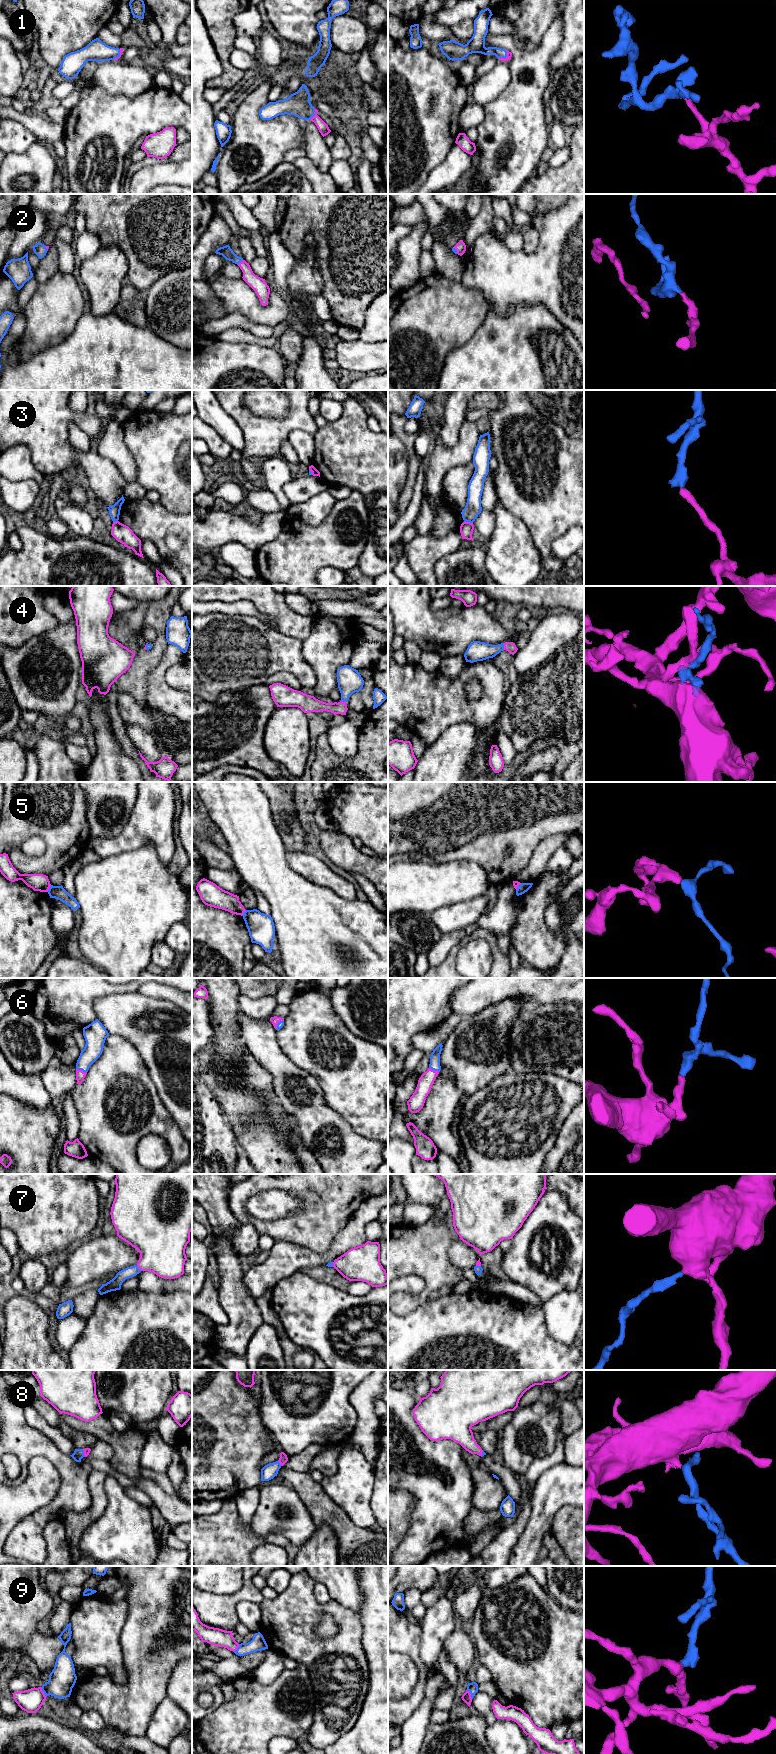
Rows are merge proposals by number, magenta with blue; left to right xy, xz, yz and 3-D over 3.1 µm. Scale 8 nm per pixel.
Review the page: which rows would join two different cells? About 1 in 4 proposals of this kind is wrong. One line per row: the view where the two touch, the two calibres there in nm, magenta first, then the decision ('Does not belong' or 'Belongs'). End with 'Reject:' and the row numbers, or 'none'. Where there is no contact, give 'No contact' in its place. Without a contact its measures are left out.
1: Touches magenta in yz. Thickness 50 nm (magenta) against 130 nm. Belongs
2: Touches magenta in xz. Thickness 120 nm (magenta) against 90 nm. Belongs
3: Touches magenta in yz. Thickness 110 nm (magenta) against 130 nm. Does not belong
4: Touches magenta in yz. Thickness 80 nm (magenta) against 160 nm. Belongs
5: Touches magenta in xy. Thickness 140 nm (magenta) against 110 nm. Does not belong
6: Touches magenta in xy. Thickness 80 nm (magenta) against 150 nm. Belongs
7: Touches magenta in xy. Thickness 360 nm (magenta) against 100 nm. Belongs
8: Touches magenta in xz. Thickness 70 nm (magenta) against 120 nm. Belongs
9: Touches magenta in xy. Thickness 190 nm (magenta) against 220 nm. Belongs
Reject: 3, 5

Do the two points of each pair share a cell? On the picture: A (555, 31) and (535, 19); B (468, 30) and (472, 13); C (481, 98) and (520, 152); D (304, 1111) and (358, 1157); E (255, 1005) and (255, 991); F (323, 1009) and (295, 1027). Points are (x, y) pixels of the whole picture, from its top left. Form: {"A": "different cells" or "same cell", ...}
{"A": "different cells", "B": "different cells", "C": "different cells", "D": "same cell", "E": "different cells", "F": "same cell"}

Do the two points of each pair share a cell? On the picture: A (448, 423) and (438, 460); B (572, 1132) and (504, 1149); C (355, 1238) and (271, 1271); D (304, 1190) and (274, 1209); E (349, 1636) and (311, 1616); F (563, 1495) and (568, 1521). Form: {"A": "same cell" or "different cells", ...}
{"A": "different cells", "B": "different cells", "C": "same cell", "D": "different cells", "E": "same cell", "F": "different cells"}

